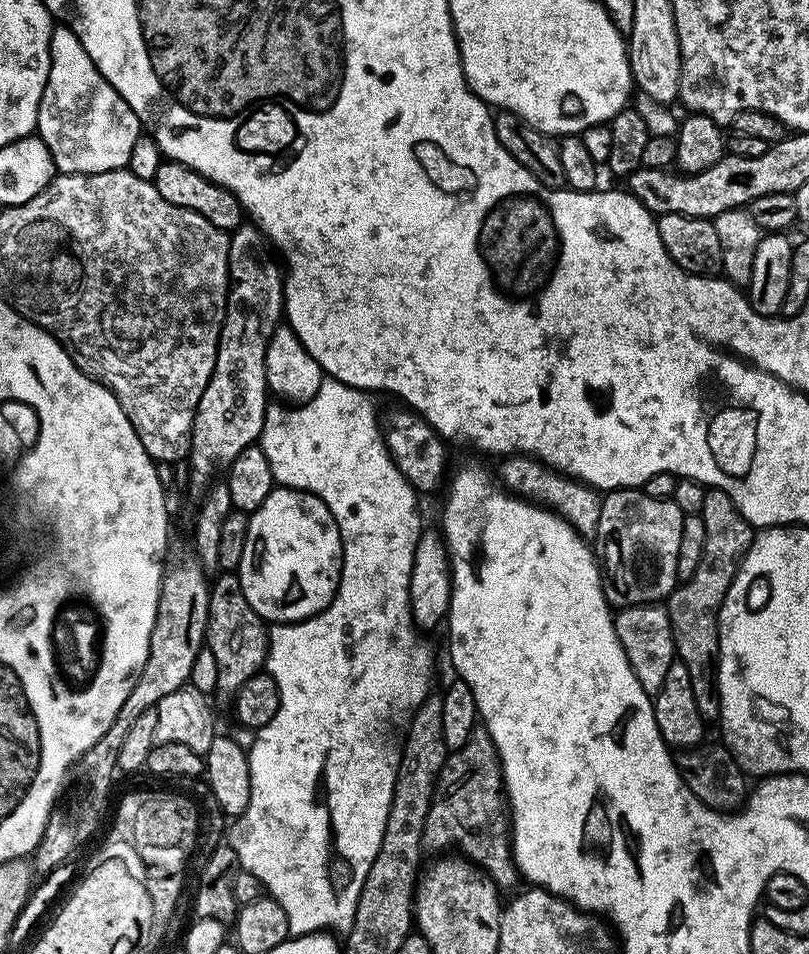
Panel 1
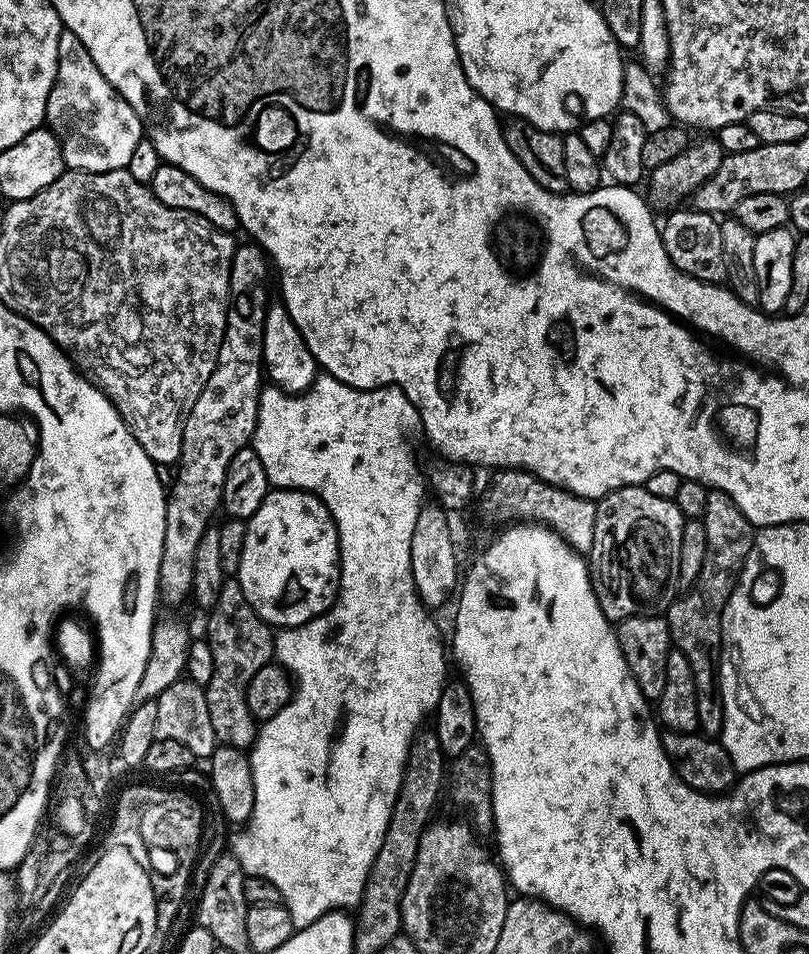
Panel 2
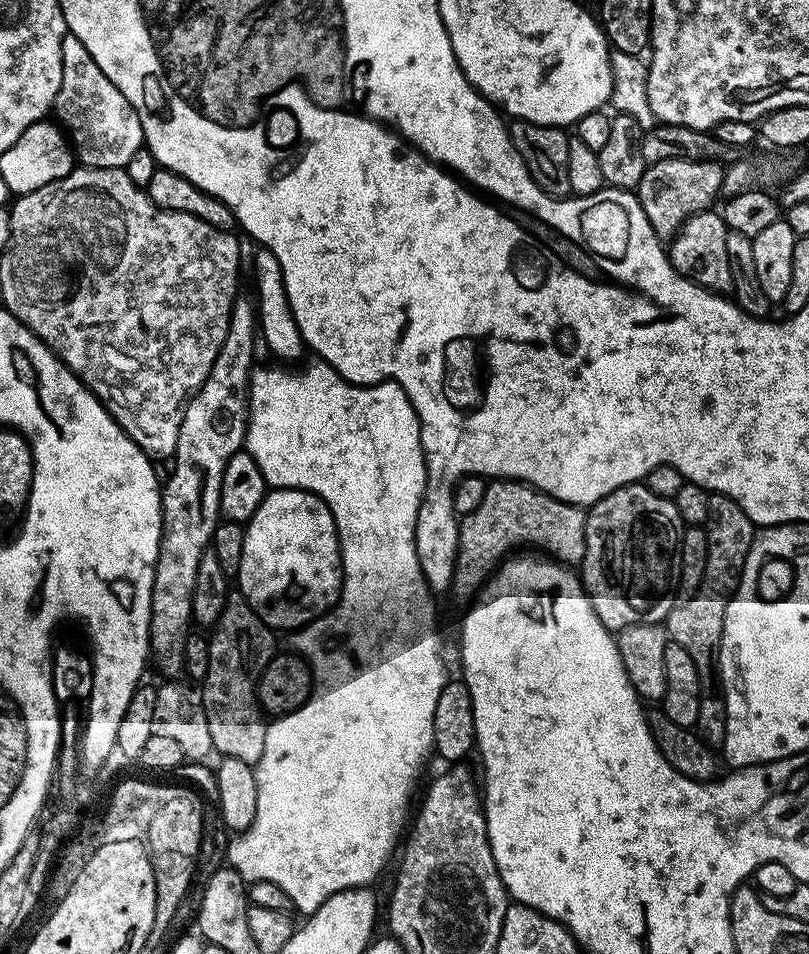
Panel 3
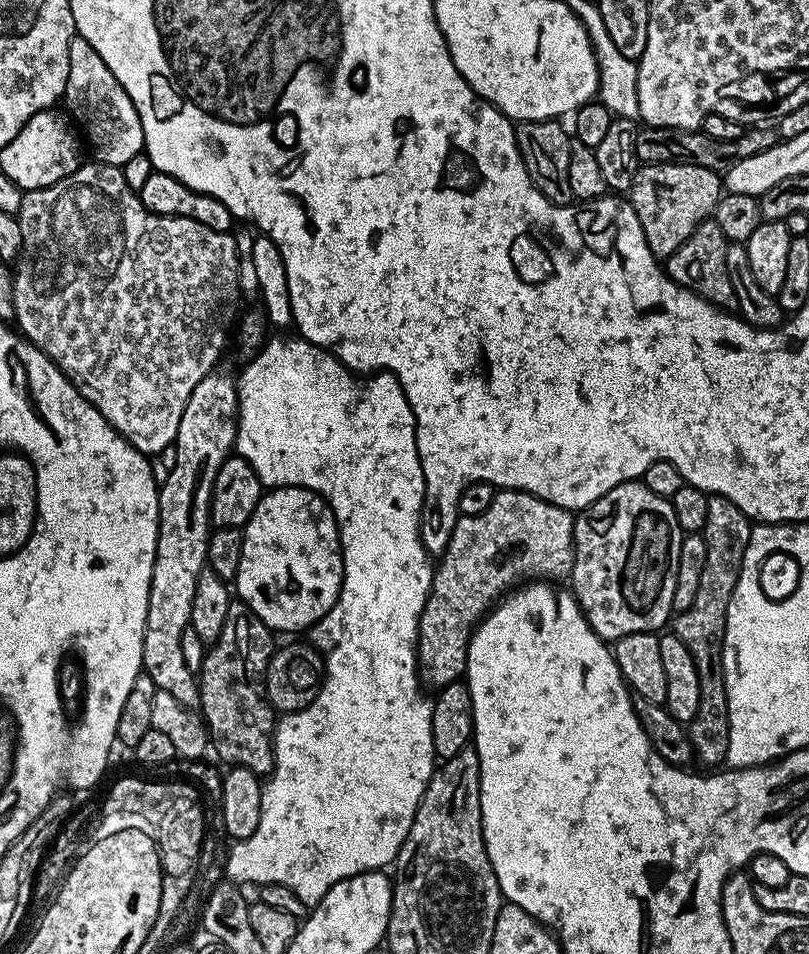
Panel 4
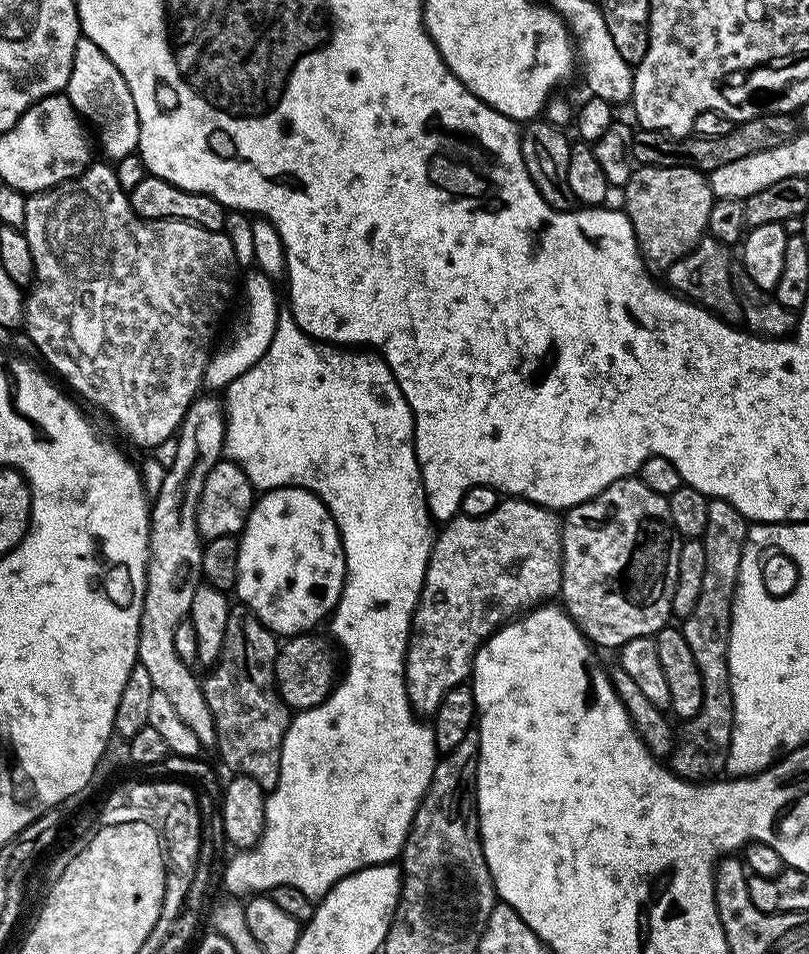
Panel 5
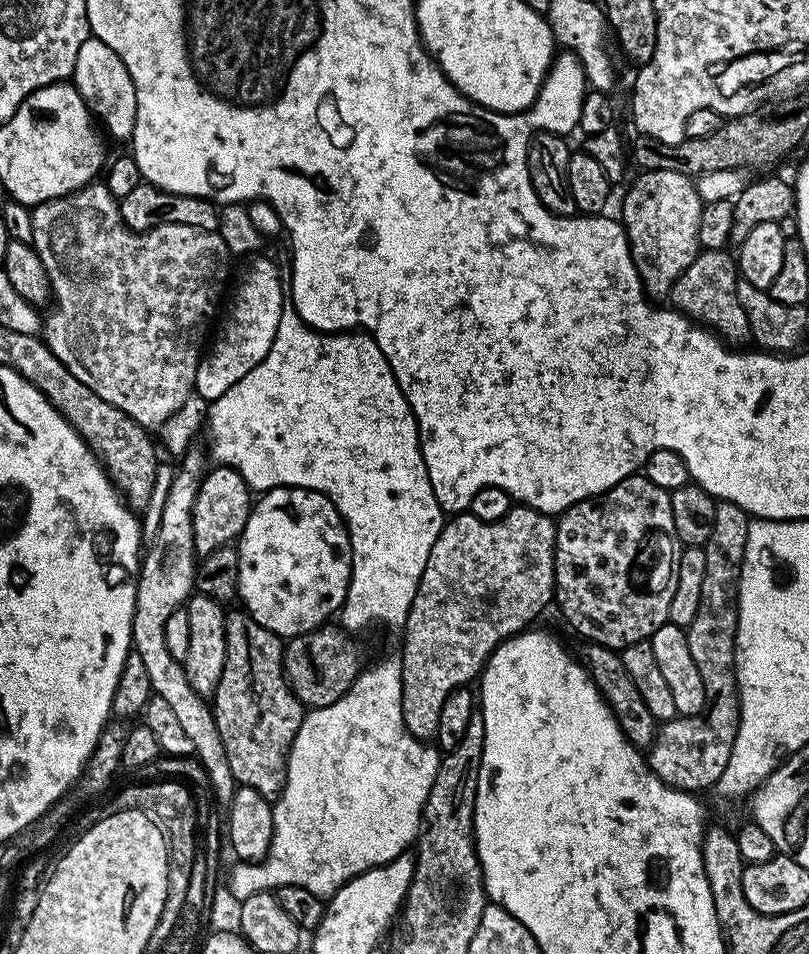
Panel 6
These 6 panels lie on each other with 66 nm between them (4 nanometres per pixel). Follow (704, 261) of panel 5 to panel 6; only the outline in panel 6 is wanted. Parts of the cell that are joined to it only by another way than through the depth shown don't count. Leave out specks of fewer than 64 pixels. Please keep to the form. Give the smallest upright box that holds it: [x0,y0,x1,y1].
[670,250,748,338]

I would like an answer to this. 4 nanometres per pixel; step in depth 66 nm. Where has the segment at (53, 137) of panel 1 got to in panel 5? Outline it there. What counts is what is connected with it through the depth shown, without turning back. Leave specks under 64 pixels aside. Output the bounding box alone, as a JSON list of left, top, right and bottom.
[66,38,140,161]

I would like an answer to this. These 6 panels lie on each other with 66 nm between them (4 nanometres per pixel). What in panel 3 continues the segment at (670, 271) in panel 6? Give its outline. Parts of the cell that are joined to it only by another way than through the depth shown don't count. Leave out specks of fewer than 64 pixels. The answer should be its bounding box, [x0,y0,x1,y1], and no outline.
[635,160,725,241]

